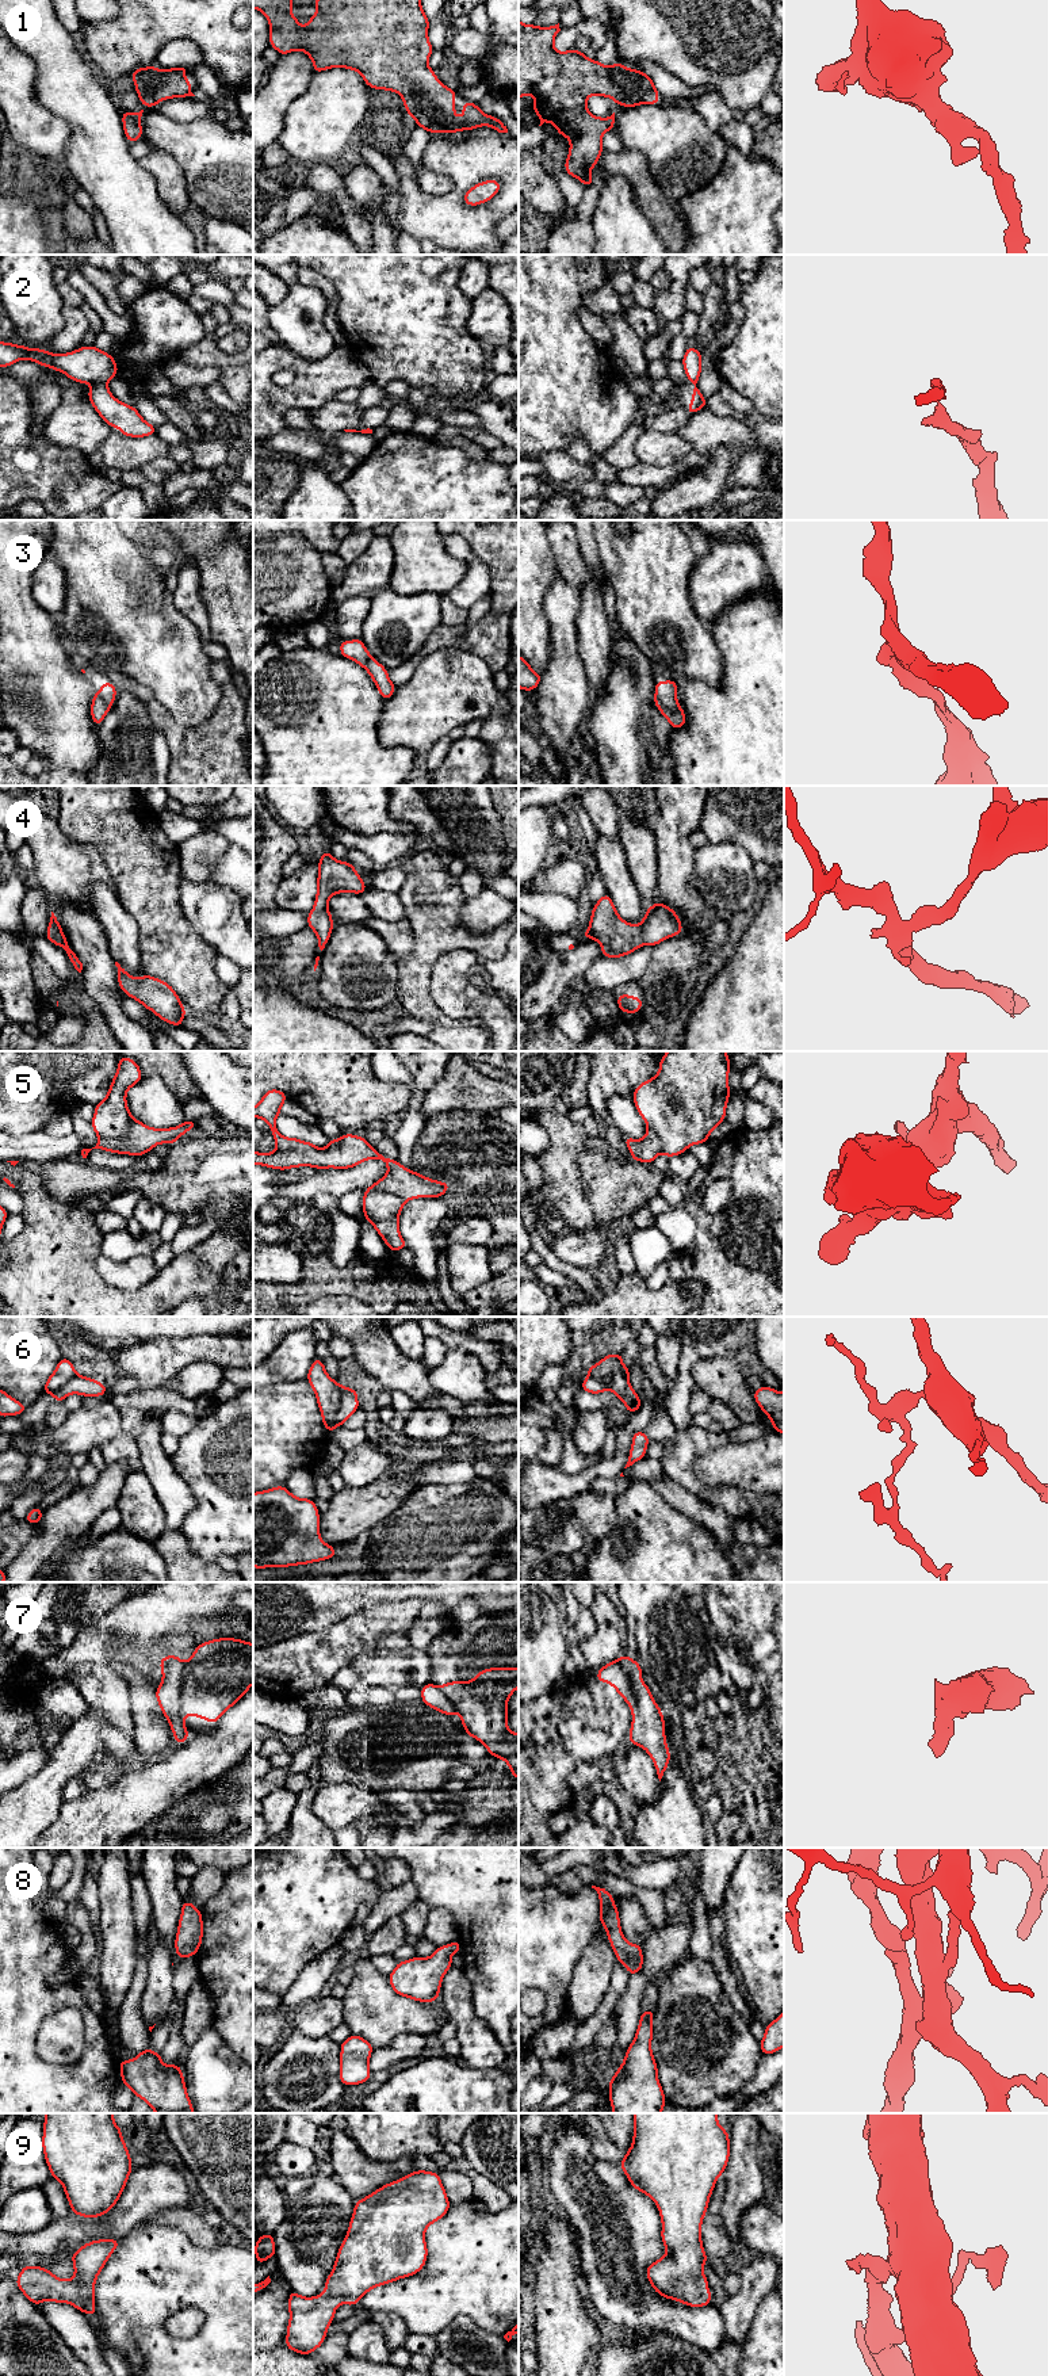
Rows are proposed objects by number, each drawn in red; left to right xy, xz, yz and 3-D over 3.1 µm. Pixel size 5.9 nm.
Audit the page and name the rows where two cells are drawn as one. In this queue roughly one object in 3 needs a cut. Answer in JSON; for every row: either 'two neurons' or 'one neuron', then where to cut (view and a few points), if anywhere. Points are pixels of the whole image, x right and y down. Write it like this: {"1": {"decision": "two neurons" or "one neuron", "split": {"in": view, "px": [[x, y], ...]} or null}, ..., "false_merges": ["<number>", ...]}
{"1": {"decision": "one neuron", "split": null}, "2": {"decision": "two neurons", "split": {"in": "xy", "px": [[106, 382], [94, 384]]}}, "3": {"decision": "one neuron", "split": null}, "4": {"decision": "one neuron", "split": null}, "5": {"decision": "two neurons", "split": {"in": "xy", "px": [[130, 1115], [127, 1131], [122, 1137], [99, 1138]]}}, "6": {"decision": "two neurons", "split": {"in": "xz", "px": [[336, 1383], [340, 1401], [336, 1416], [337, 1425]]}}, "7": {"decision": "two neurons", "split": {"in": "yz", "px": [[616, 1658], [627, 1672], [632, 1695], [631, 1710]]}}, "8": {"decision": "one neuron", "split": null}, "9": {"decision": "one neuron", "split": null}, "false_merges": ["2", "5", "6", "7"]}

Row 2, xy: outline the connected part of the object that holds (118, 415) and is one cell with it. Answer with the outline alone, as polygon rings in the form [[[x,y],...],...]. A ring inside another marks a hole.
[[[95,382],[89,387],[88,400],[111,428],[122,429],[121,435],[131,438],[156,435],[157,427],[146,423],[134,406],[116,400],[106,382]]]

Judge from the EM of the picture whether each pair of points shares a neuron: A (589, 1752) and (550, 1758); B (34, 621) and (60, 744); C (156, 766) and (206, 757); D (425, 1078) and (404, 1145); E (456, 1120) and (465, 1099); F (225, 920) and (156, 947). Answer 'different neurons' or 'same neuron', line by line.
A: different neurons
B: same neuron
C: different neurons
D: different neurons
E: different neurons
F: different neurons

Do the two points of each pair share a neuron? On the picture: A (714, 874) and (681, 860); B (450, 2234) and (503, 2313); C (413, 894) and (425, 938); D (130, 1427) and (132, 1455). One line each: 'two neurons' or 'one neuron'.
A: two neurons
B: one neuron
C: one neuron
D: two neurons

